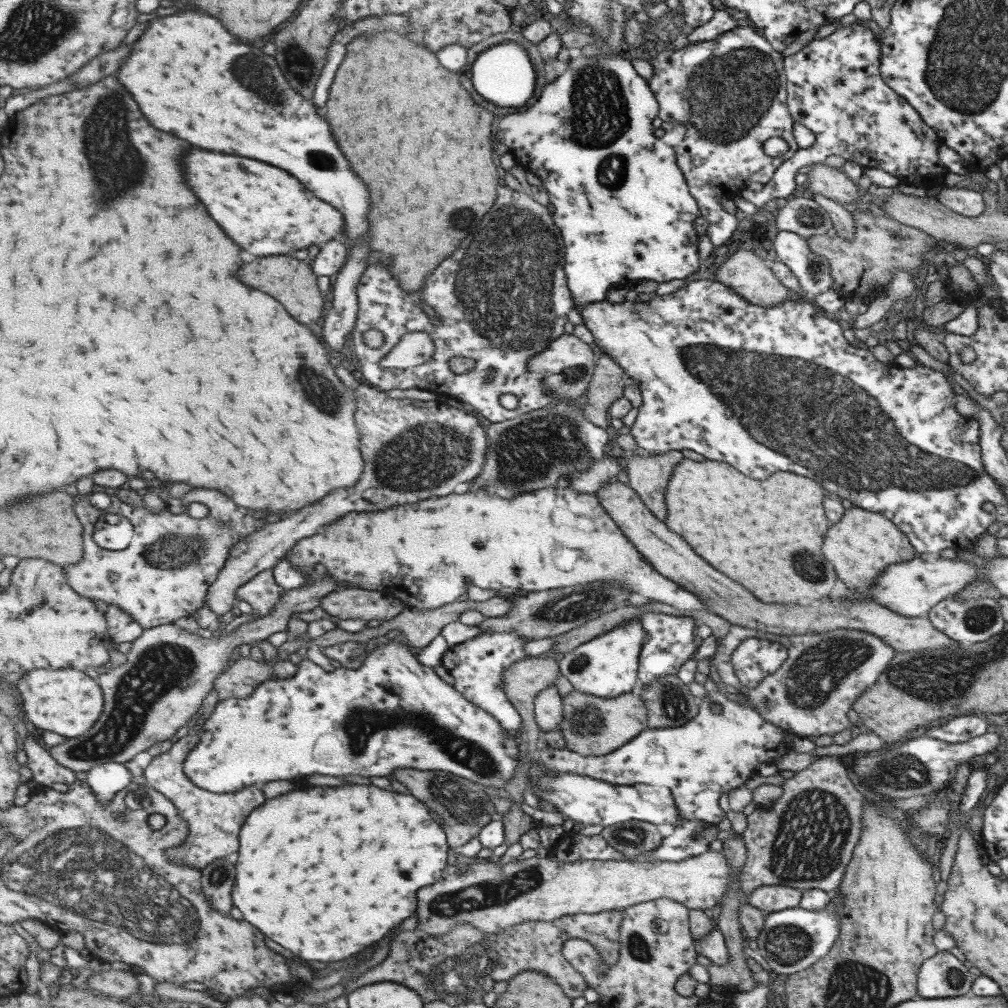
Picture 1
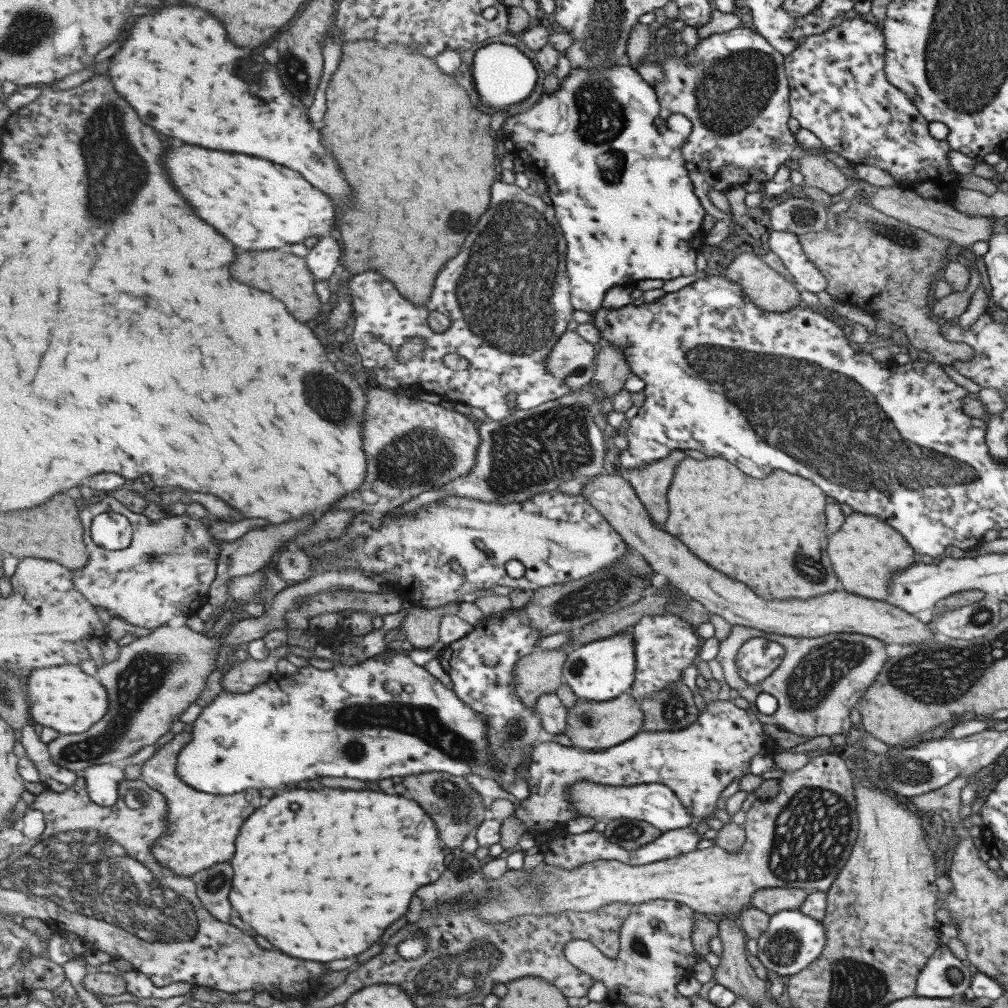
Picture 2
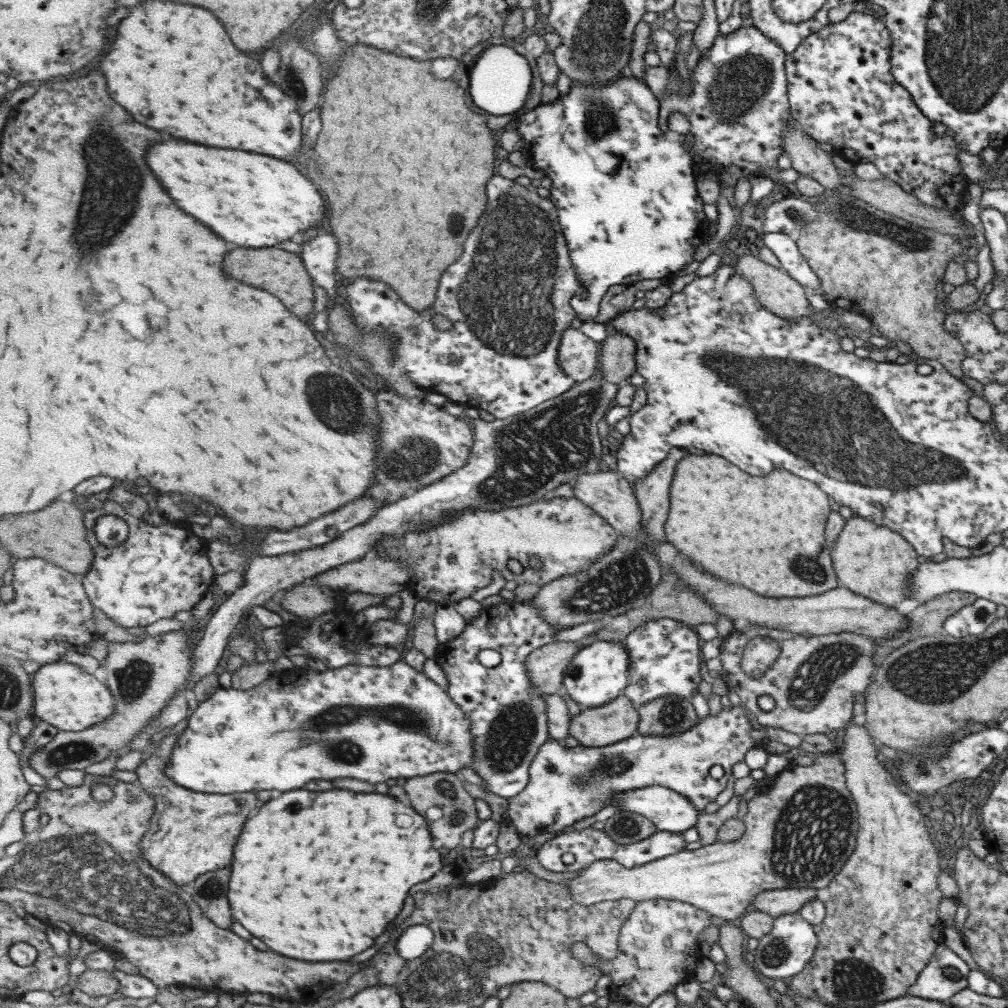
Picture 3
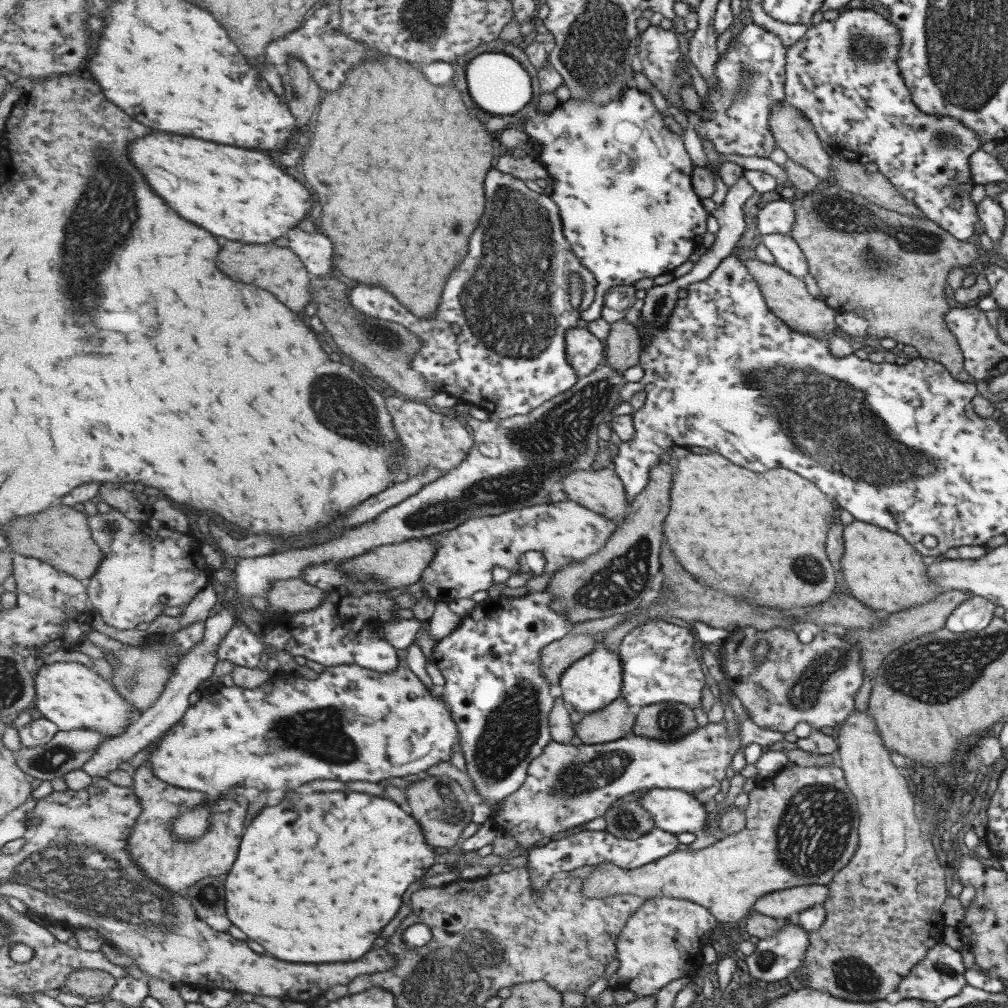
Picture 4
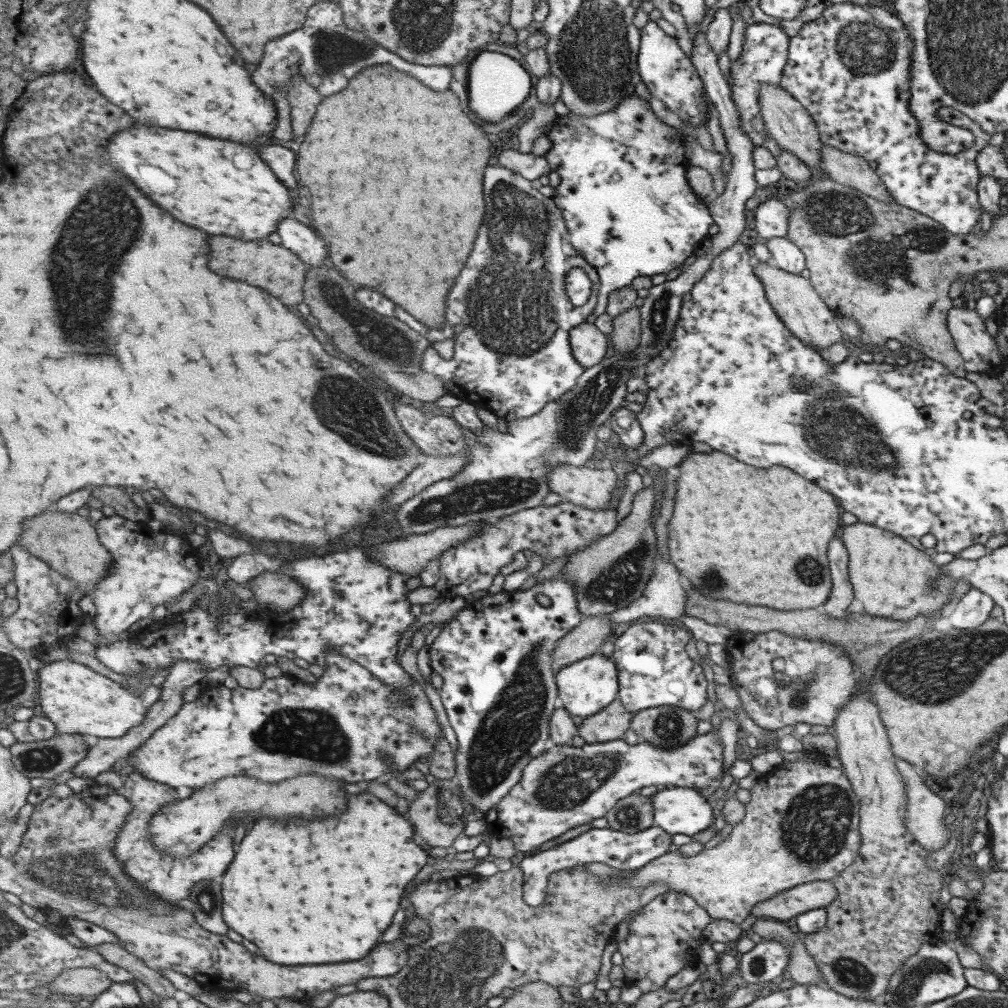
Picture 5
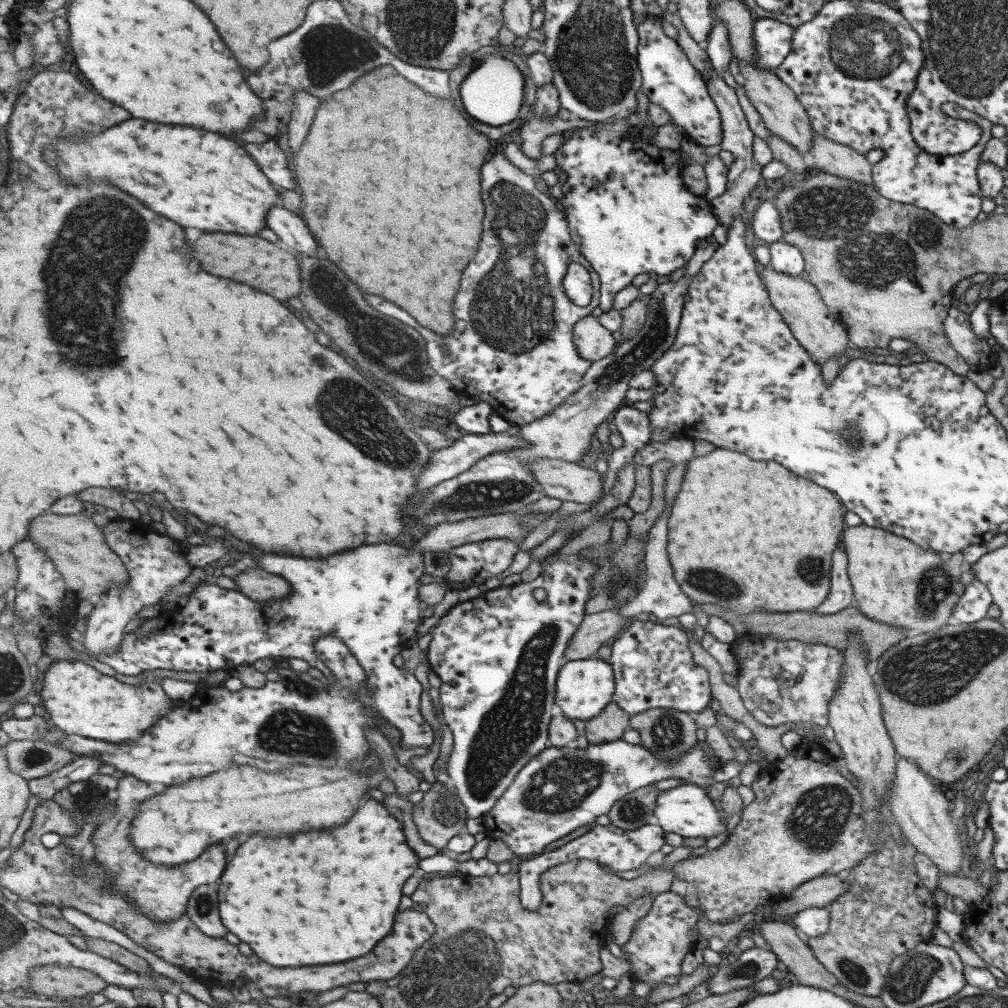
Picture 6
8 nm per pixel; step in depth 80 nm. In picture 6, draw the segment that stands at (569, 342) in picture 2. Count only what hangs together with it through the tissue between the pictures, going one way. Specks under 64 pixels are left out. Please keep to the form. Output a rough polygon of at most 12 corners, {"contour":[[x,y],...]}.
{"contour":[[592,315],[576,324],[580,355],[593,363],[612,355],[613,331]]}

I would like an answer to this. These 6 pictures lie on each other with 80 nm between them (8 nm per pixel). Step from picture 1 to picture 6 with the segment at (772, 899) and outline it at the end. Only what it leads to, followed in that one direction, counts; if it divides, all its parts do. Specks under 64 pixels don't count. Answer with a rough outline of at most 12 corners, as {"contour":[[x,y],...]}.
{"contour":[[837,875],[799,884],[773,914],[827,907],[845,890]]}

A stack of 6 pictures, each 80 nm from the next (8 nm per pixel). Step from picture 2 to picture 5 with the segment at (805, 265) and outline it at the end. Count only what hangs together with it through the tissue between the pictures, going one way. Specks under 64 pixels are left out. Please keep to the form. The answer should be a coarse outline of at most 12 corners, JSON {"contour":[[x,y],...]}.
{"contour":[[785,237],[764,245],[772,266],[794,275],[805,268],[803,253]]}

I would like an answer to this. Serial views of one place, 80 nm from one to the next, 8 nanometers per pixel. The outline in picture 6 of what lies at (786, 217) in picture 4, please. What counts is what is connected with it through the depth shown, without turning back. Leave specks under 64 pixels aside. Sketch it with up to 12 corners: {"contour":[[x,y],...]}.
{"contour":[[773,201],[758,206],[748,229],[765,244],[781,240]]}

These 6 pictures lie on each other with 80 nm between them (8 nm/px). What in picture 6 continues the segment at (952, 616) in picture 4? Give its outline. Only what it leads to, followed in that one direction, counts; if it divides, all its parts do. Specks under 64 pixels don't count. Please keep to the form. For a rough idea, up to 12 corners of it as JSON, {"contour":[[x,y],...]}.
{"contour":[[974,578],[964,587],[950,616],[961,624],[986,618],[989,591]]}

